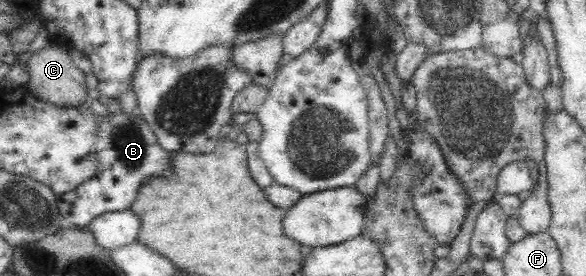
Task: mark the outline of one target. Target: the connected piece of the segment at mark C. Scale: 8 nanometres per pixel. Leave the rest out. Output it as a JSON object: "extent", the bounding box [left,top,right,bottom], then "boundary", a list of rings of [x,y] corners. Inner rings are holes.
{"extent":[25,42,88,106],"boundary":[[[50,42],[48,46],[30,52],[25,64],[29,75],[25,87],[37,98],[55,105],[77,106],[79,103],[86,102],[88,89],[85,84],[86,76],[79,67],[76,67],[68,47]]]}

